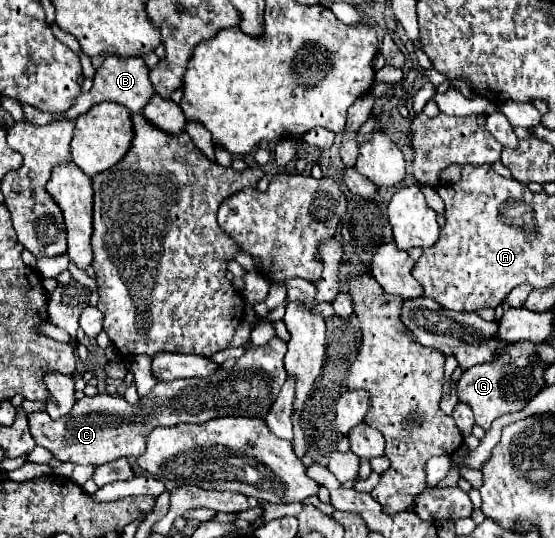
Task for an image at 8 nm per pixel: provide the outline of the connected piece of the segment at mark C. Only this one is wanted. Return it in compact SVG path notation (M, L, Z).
M280 338L270 340L266 346L250 348L242 358L236 360L234 368L230 372L222 374L222 368L218 368L210 378L188 378L188 380L172 380L168 384L156 384L146 396L140 398L138 404L128 404L122 396L110 396L110 394L98 394L94 398L82 398L74 404L72 416L64 416L58 420L52 420L46 412L32 412L28 414L28 426L30 434L36 440L38 446L52 452L52 456L60 462L70 464L84 464L84 466L100 466L112 460L118 460L122 456L140 456L146 448L146 436L158 428L158 426L176 426L184 422L208 422L212 418L220 416L256 416L264 418L270 412L272 400L276 400L284 380L284 352L286 344Z

